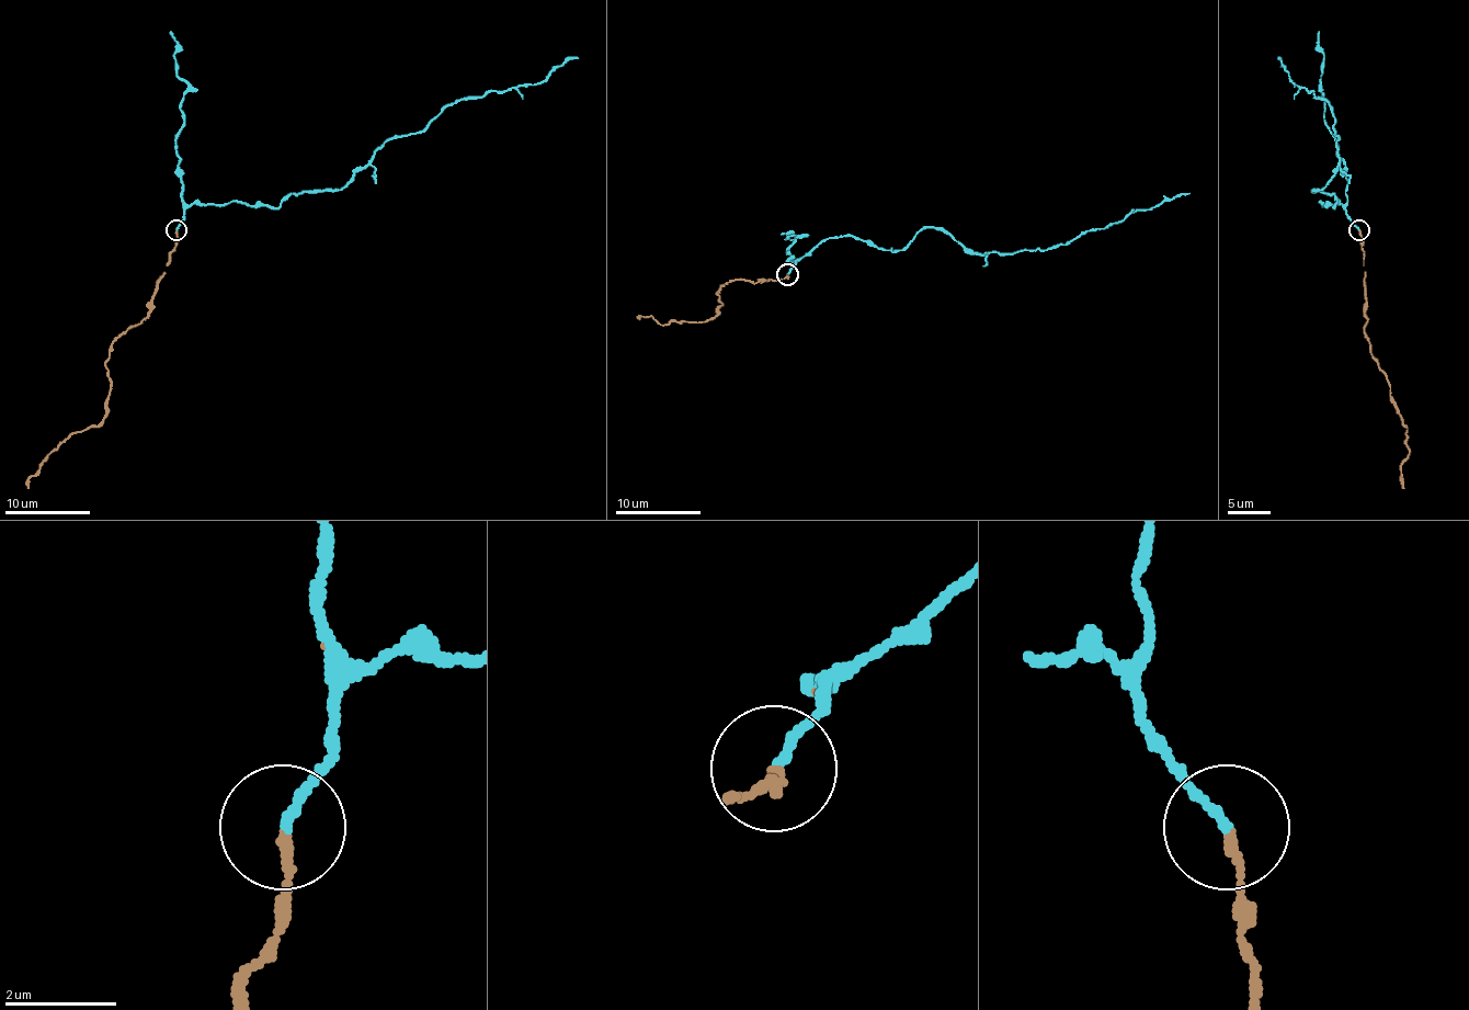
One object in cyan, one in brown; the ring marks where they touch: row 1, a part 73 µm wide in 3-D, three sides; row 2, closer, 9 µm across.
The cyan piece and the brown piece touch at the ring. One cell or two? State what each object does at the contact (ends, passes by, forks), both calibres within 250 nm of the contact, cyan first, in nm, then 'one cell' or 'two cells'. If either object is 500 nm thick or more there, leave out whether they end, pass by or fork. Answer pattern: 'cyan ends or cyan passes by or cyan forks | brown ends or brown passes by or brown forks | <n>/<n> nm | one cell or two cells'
cyan ends | brown ends | 170/180 nm | one cell

